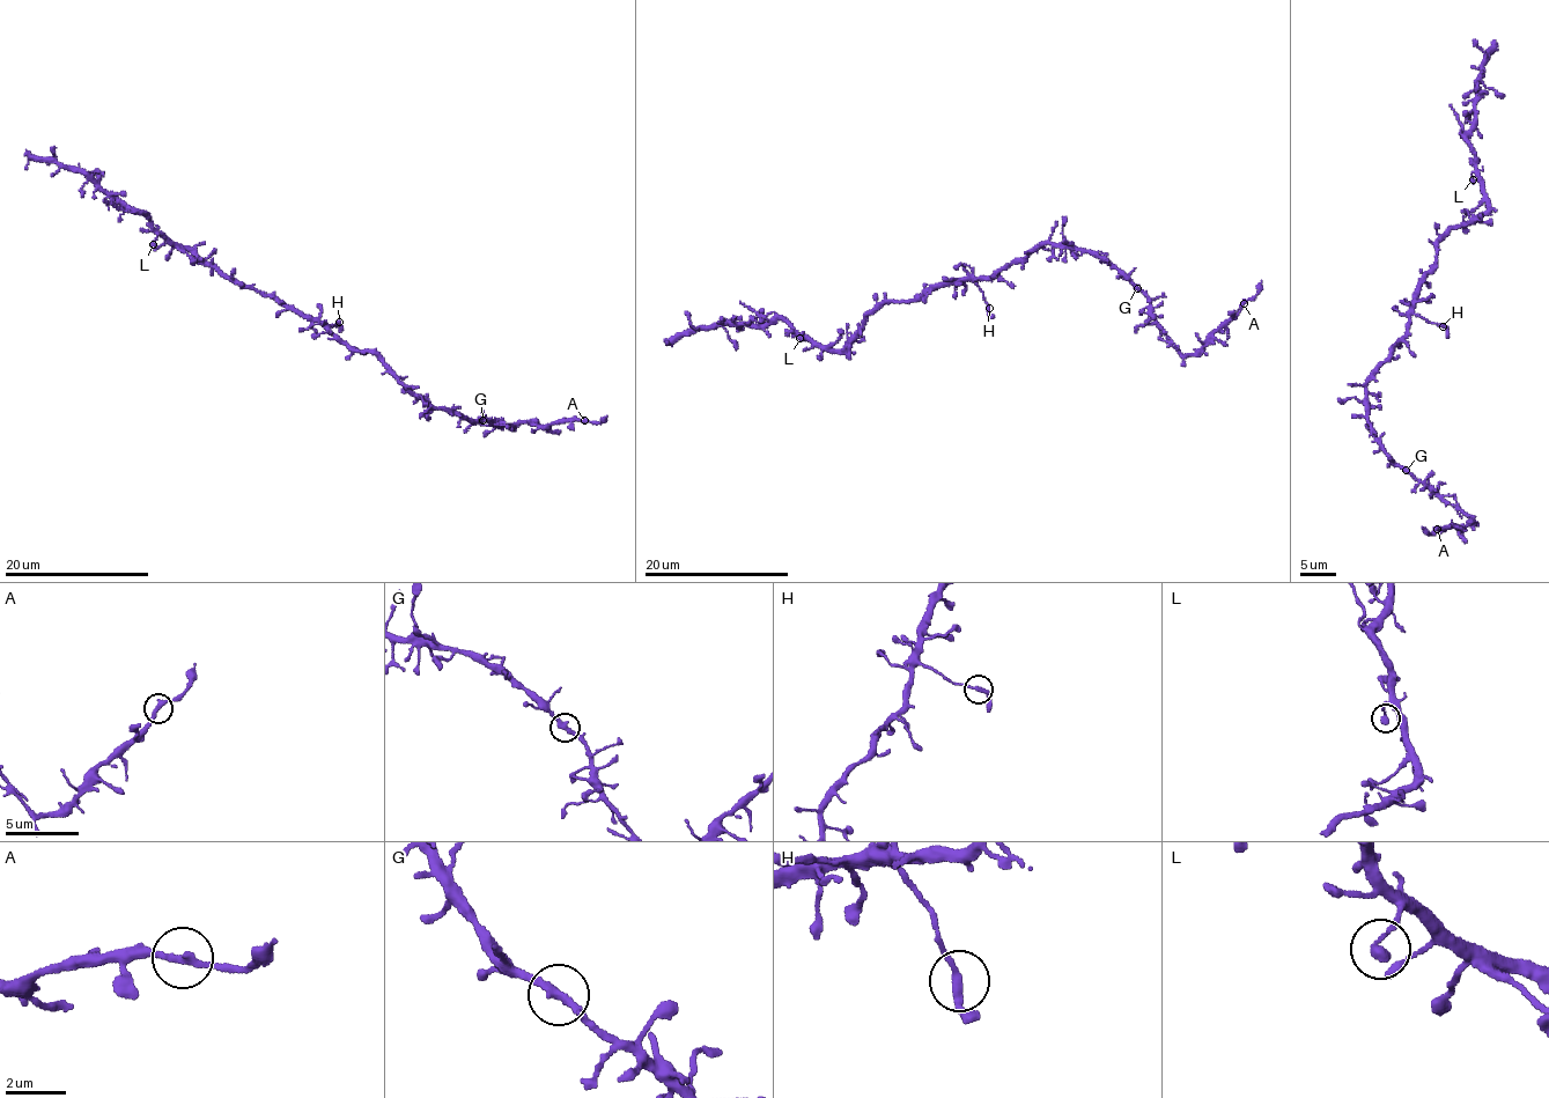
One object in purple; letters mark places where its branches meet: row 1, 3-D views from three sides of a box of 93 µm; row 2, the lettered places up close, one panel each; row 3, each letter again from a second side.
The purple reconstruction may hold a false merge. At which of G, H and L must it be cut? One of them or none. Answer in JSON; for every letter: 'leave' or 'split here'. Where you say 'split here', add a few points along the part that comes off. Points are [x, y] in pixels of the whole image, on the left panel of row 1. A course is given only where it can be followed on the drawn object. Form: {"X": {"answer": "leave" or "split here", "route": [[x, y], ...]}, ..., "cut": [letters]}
{"G": {"answer": "leave"}, "H": {"answer": "leave"}, "L": {"answer": "leave"}, "cut": []}

